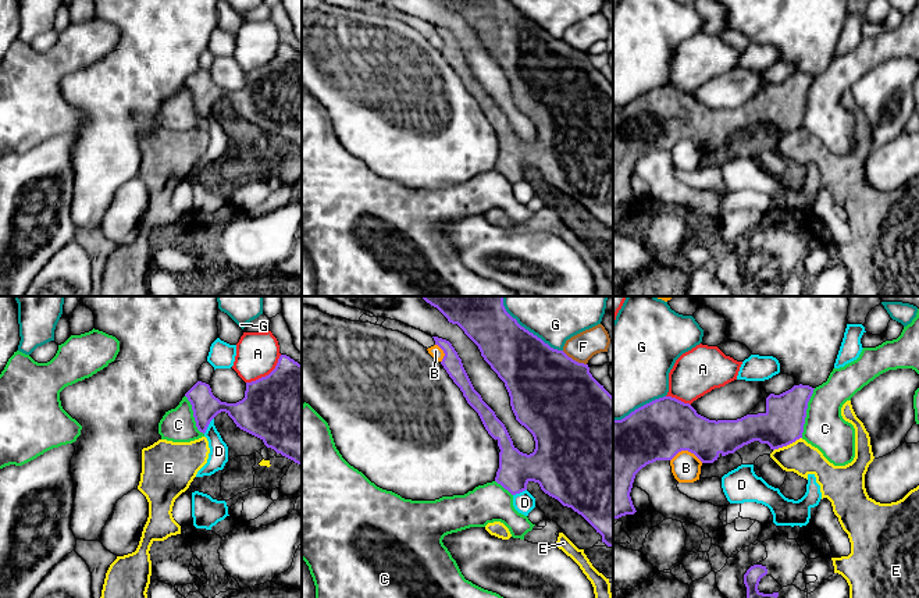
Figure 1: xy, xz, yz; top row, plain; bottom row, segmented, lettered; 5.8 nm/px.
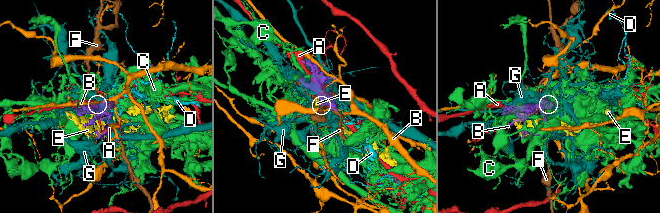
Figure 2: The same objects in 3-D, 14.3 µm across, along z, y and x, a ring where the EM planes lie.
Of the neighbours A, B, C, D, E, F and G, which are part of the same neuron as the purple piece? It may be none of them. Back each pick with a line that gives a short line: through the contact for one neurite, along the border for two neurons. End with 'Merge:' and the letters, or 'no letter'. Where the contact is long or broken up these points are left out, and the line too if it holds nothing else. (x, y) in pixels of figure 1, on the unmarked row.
E: line yz (783, 111), (783, 123), (787, 132), (800, 145)
Merge: E

